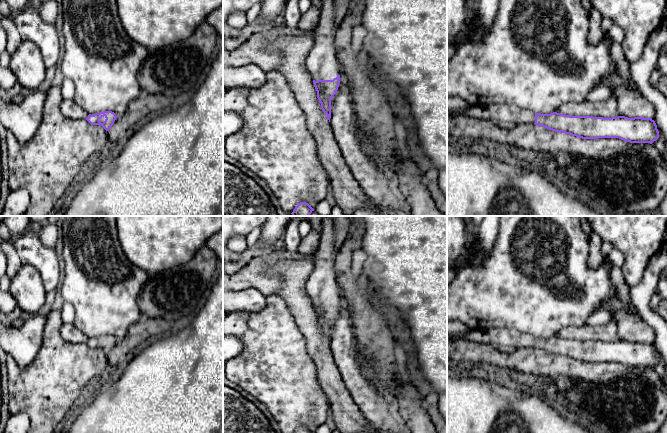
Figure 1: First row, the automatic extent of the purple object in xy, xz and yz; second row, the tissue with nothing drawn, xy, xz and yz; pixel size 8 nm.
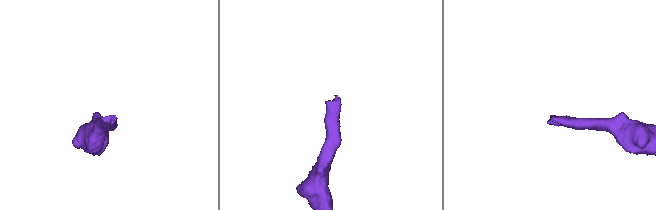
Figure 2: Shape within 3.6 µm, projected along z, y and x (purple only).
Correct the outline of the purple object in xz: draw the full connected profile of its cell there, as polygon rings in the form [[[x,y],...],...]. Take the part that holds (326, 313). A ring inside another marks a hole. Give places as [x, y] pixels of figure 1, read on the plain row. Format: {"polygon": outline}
{"polygon": [[[332,216],[323,217],[320,244],[312,256],[314,269],[305,283],[306,295],[311,299],[321,333],[331,342],[331,322],[336,318],[340,307],[340,293],[336,280],[334,221]]]}

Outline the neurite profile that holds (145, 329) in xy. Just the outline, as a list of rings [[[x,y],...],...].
[[[142,315],[131,325],[125,337],[118,340],[107,355],[110,370],[117,370],[130,358],[132,351],[147,341],[164,336],[170,332],[171,324],[161,318],[149,318]]]

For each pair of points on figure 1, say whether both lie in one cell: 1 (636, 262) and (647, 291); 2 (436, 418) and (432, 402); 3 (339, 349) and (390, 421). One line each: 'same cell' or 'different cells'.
1: different cells
2: same cell
3: same cell

